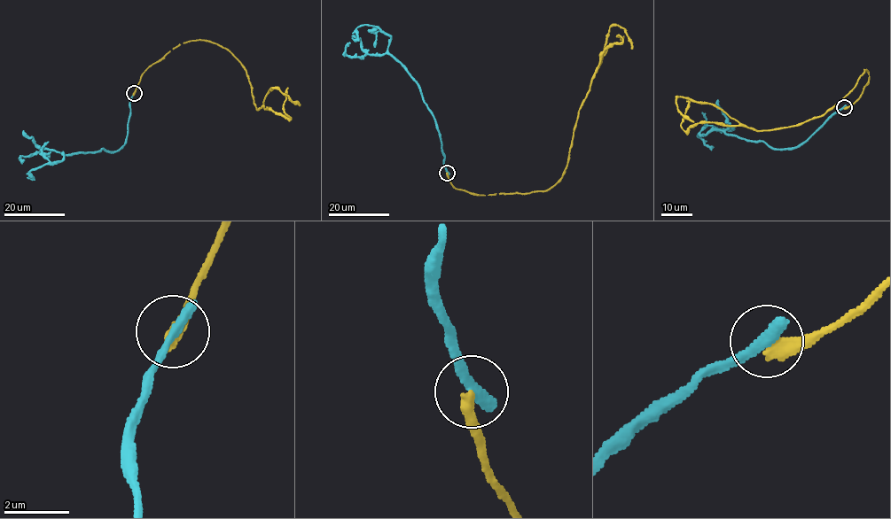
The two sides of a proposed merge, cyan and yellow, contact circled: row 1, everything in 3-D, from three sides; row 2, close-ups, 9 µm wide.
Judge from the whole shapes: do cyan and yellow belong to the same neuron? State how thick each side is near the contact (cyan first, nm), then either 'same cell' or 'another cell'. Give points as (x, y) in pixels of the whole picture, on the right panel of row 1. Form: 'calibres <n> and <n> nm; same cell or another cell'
calibres 420 and 440 nm; another cell

